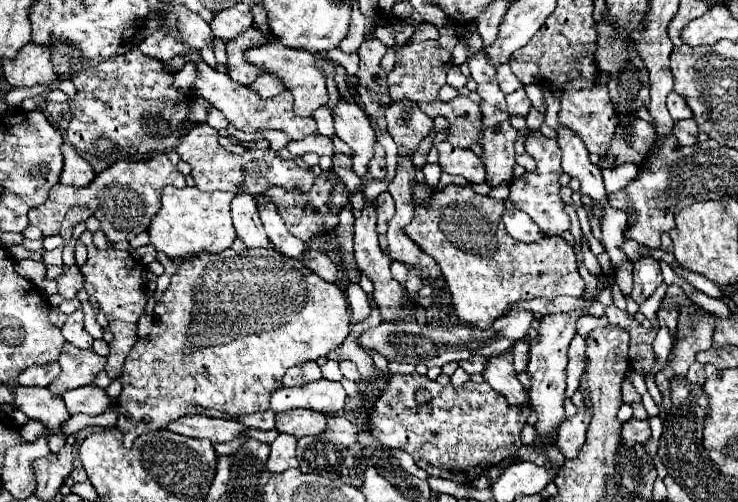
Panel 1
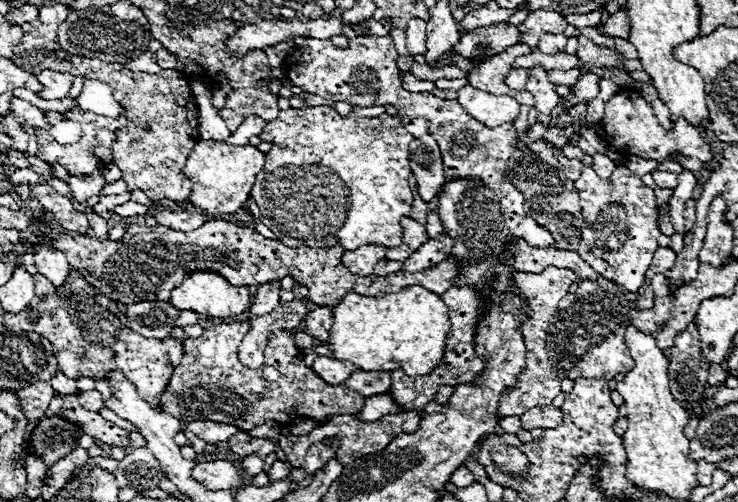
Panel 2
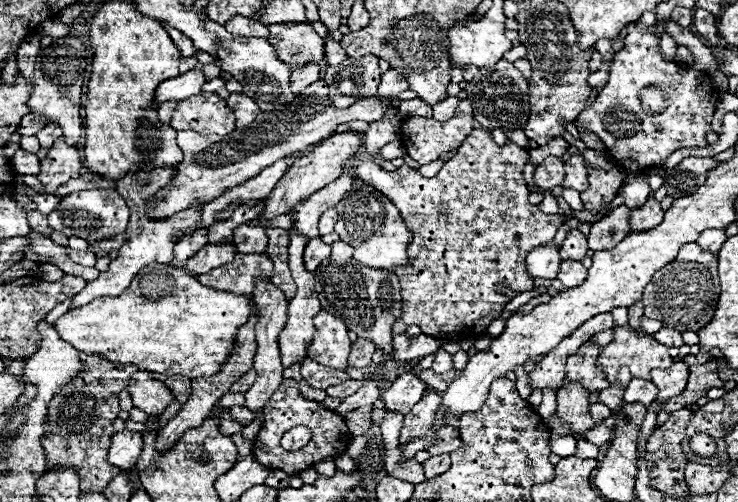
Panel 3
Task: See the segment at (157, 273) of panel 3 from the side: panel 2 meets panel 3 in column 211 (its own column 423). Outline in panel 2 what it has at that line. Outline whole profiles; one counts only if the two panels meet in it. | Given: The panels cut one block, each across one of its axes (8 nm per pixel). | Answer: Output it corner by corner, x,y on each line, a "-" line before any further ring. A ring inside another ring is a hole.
418,284
374,298
348,292
332,312
334,324
328,348
336,360
352,362
360,370
392,372
404,368
408,376
426,376
444,358
446,334
450,330
448,306
438,294

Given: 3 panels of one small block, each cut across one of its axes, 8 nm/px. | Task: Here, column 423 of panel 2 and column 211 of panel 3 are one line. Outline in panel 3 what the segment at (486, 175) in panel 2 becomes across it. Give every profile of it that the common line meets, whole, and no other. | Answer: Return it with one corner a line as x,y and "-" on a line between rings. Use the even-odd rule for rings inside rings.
200,92
192,100
184,100
172,114
174,130
194,130
198,134
230,134
234,116
226,102
214,92

